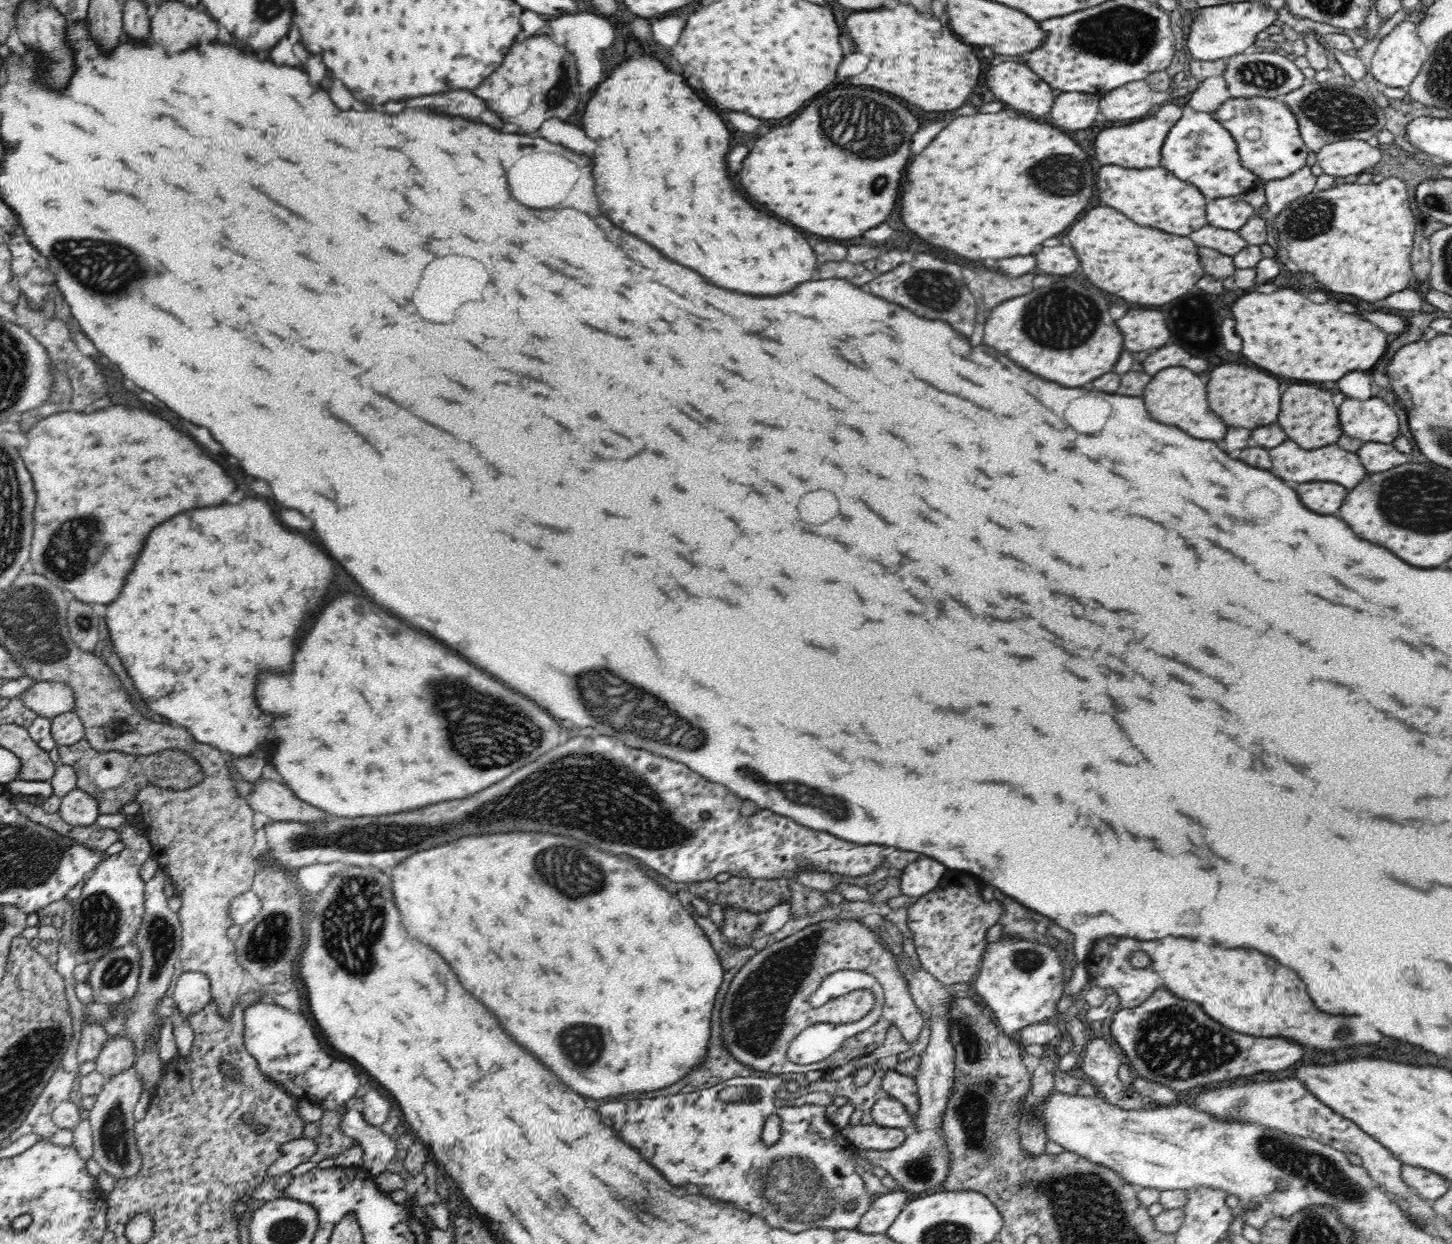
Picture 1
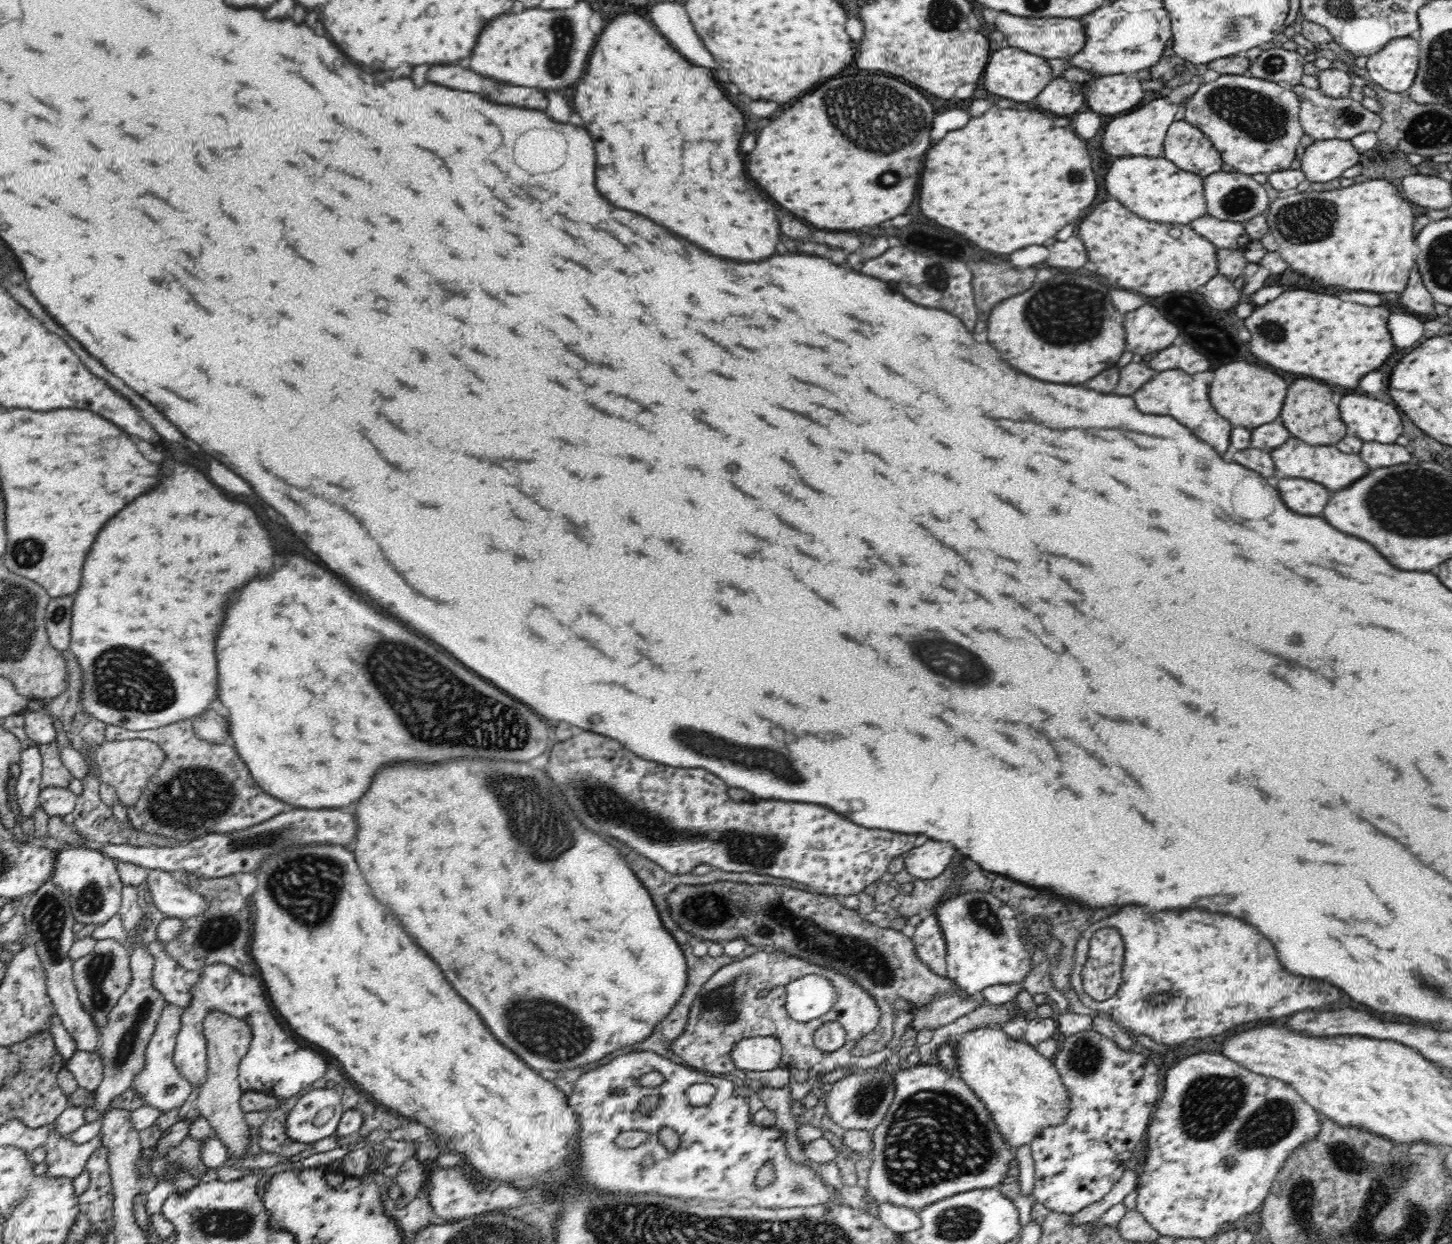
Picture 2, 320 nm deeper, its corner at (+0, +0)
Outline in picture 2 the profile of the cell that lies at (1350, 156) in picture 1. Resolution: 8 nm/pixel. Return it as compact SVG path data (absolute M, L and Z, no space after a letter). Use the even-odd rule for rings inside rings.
M1349 140L1314 141L1300 157L1301 169L1310 182L1330 182L1359 162L1360 153Z

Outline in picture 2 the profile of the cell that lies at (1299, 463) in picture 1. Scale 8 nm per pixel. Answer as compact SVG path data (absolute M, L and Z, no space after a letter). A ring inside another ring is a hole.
M1290 438L1284 446L1276 448L1272 452L1272 458L1276 462L1276 468L1284 476L1314 480L1330 490L1344 490L1346 486L1350 486L1352 482L1356 482L1368 474L1368 466L1364 464L1364 460L1358 454L1344 454L1334 446L1308 446L1296 438Z

